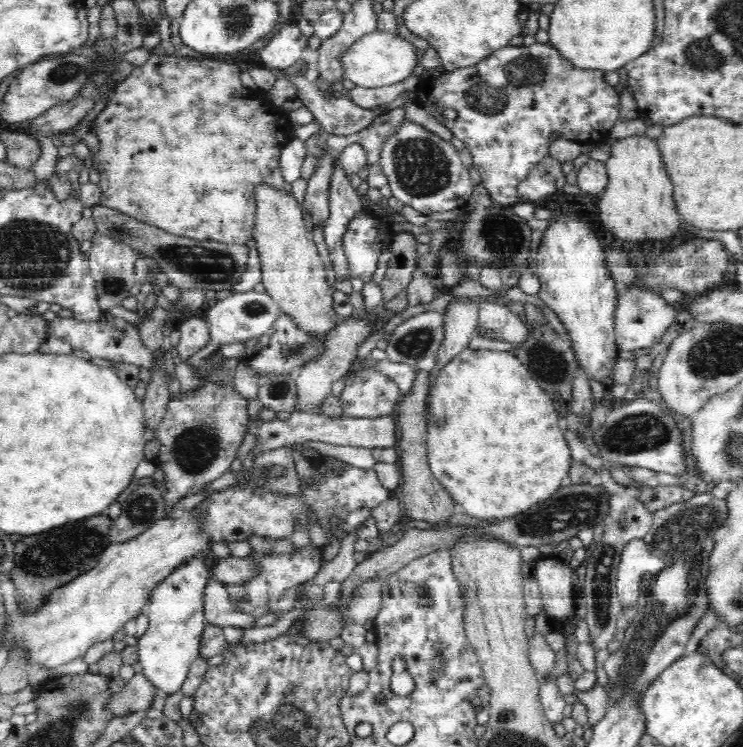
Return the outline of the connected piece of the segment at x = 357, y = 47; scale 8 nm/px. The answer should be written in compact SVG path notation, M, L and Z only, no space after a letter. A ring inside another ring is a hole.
M378 28L354 42L341 56L343 78L364 88L396 84L408 78L418 63L419 58L416 58L412 41L406 40L404 36L400 38L399 33L384 32Z

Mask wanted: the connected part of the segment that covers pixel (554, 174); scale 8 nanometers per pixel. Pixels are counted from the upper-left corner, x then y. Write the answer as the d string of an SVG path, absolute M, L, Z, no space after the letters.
M549 155L530 168L530 175L518 186L518 193L530 202L546 199L562 190L567 180L568 177L562 173L562 163Z

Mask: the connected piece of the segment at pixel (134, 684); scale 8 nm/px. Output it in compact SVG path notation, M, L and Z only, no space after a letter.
M135 674L120 692L114 693L109 710L113 712L113 716L147 712L151 708L152 698L156 694L154 685L144 674Z

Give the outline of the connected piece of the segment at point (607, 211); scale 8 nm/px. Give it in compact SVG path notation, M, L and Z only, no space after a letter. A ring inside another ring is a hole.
M628 136L620 138L611 146L609 158L603 162L607 168L608 185L599 198L596 199L596 221L600 222L602 230L608 228L616 238L626 242L666 242L680 232L680 220L684 220L678 213L673 199L672 181L668 177L662 160L662 153L658 150L656 139L644 136Z

